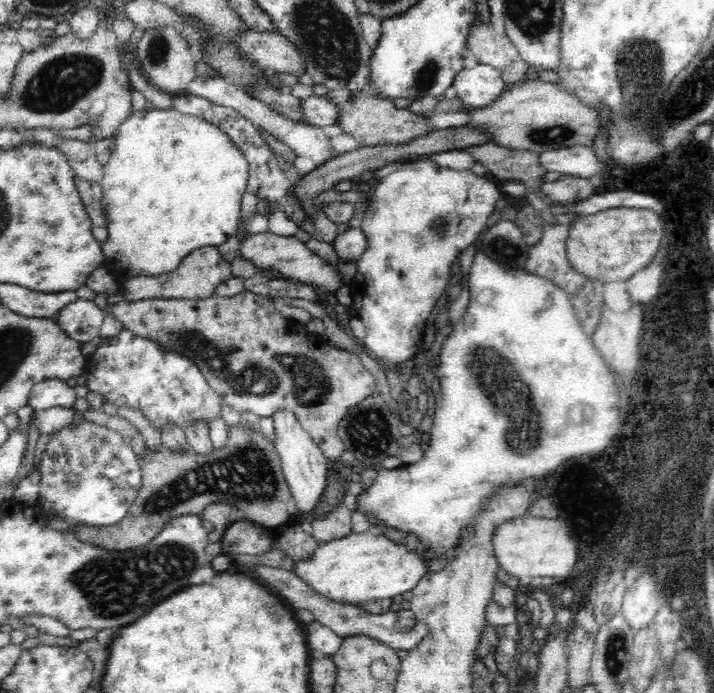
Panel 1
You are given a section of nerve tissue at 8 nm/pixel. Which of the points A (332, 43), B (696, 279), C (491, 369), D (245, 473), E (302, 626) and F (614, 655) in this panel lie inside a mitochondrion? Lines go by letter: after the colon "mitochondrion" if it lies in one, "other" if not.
A: mitochondrion
B: other
C: mitochondrion
D: mitochondrion
E: other
F: mitochondrion

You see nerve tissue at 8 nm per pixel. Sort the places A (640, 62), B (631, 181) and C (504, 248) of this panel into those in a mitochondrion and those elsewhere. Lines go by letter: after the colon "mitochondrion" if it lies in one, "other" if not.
A: mitochondrion
B: other
C: mitochondrion

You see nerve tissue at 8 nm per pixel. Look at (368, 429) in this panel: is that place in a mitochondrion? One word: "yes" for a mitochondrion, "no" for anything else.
yes

